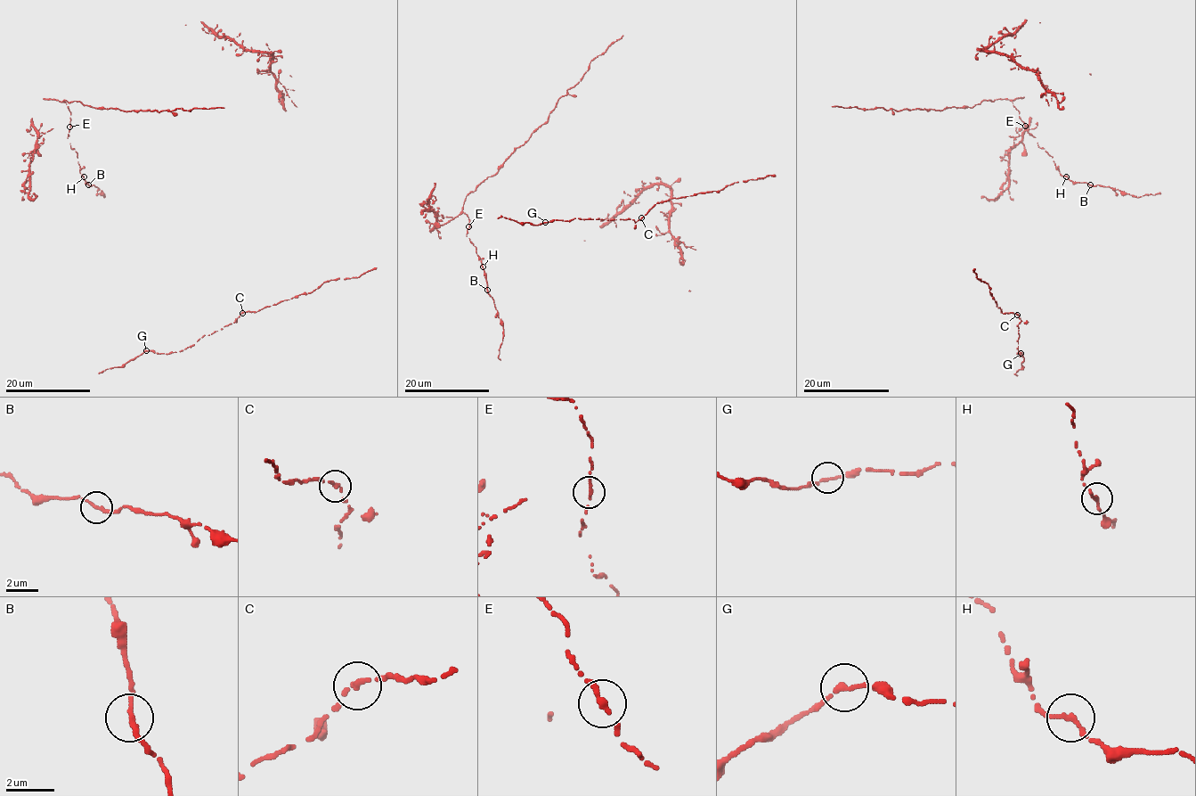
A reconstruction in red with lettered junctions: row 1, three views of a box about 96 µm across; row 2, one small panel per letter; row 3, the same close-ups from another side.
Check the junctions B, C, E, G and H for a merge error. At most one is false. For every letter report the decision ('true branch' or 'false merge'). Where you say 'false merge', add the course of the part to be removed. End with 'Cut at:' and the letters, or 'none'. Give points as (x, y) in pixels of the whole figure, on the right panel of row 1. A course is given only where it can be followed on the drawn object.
B: true branch
C: true branch
E: true branch
G: true branch
H: true branch
Cut at: none

